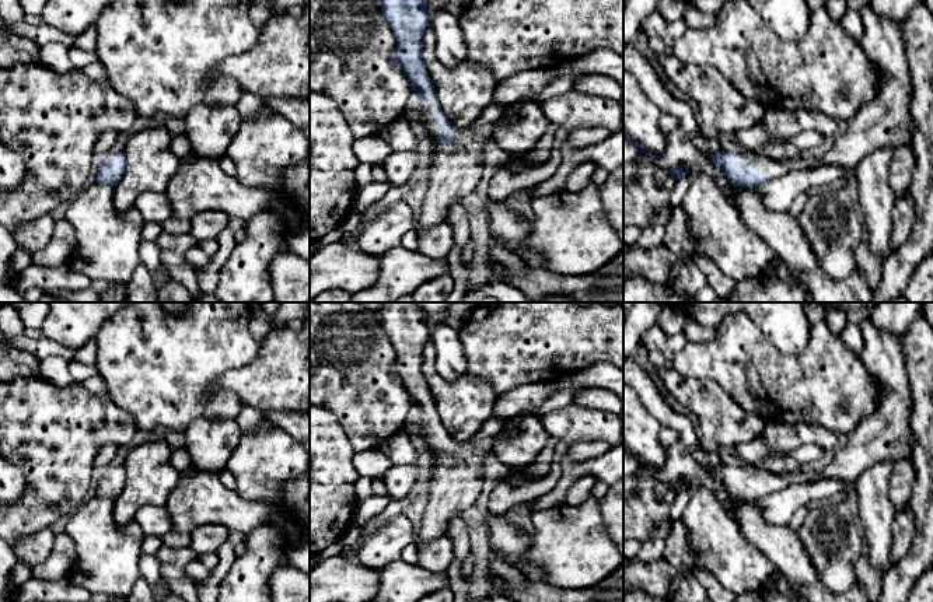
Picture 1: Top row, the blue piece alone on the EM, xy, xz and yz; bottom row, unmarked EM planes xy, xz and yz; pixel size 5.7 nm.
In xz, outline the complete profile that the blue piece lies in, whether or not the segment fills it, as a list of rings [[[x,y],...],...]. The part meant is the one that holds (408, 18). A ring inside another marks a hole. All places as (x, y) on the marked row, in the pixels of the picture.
[[[380,0],[381,14],[396,39],[394,63],[410,81],[417,95],[423,133],[436,140],[429,167],[427,190],[416,232],[445,223],[450,207],[478,186],[483,169],[483,150],[495,129],[510,122],[510,106],[500,106],[502,115],[479,129],[457,129],[441,111],[436,90],[423,60],[423,35],[430,25],[427,0]]]

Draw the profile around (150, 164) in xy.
[[[164,126],[130,134],[123,150],[126,171],[113,195],[113,206],[118,211],[132,209],[144,192],[165,193],[181,165],[181,160],[171,151],[171,139]]]

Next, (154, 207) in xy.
[[[144,192],[136,202],[134,207],[140,211],[144,223],[163,224],[172,218],[171,203],[165,193]]]

